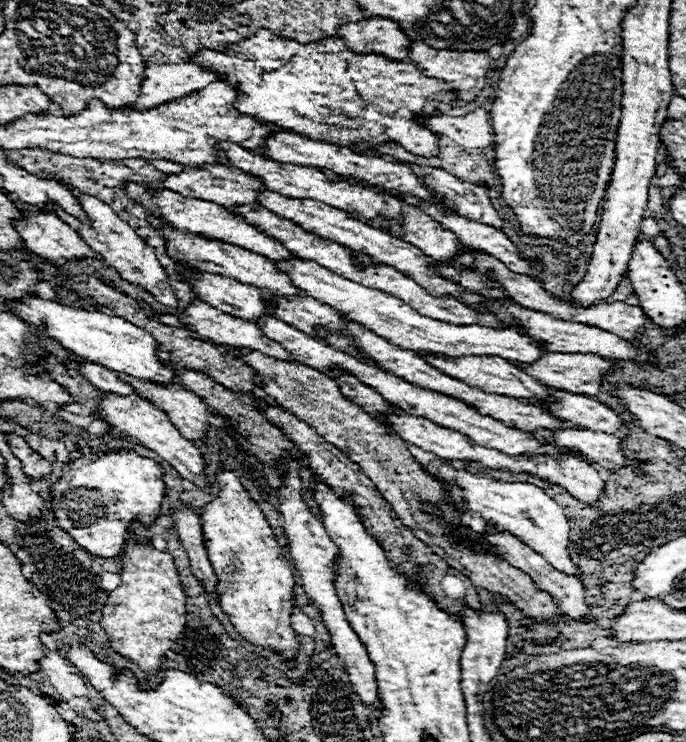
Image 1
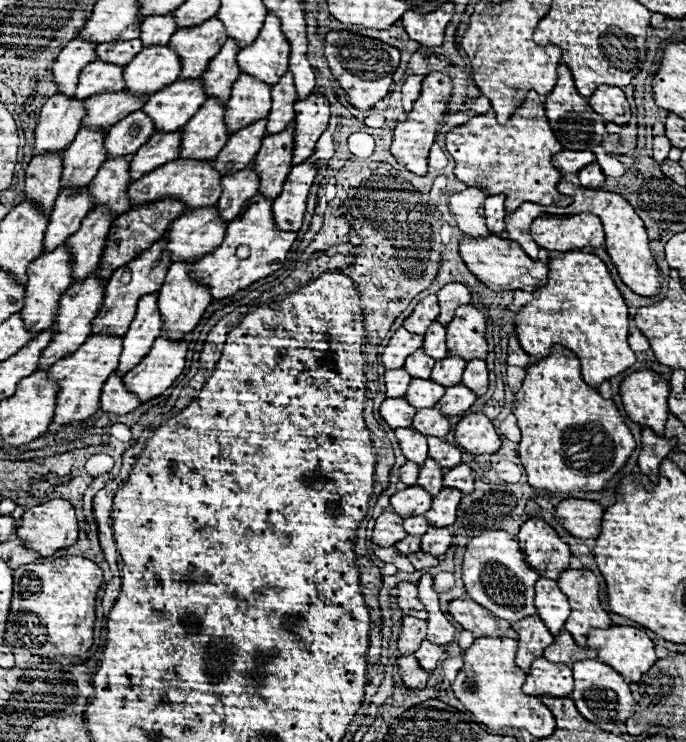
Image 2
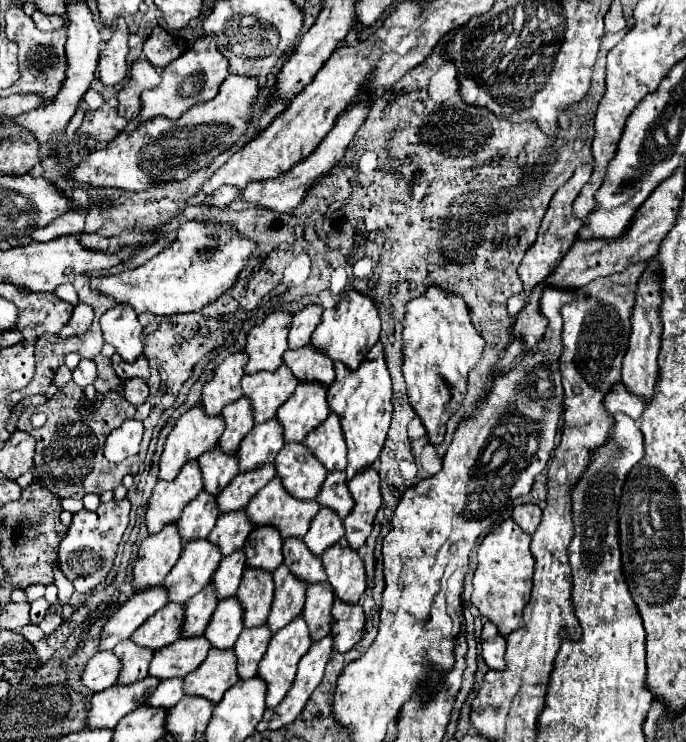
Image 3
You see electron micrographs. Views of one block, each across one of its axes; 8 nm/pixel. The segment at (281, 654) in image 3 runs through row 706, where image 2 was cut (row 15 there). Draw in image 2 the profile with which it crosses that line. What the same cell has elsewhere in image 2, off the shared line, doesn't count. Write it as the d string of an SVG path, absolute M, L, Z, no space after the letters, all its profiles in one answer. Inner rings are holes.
M268 14L258 38L238 52L236 62L240 72L274 86L288 72L288 54L290 44L280 30L280 22L274 14Z

